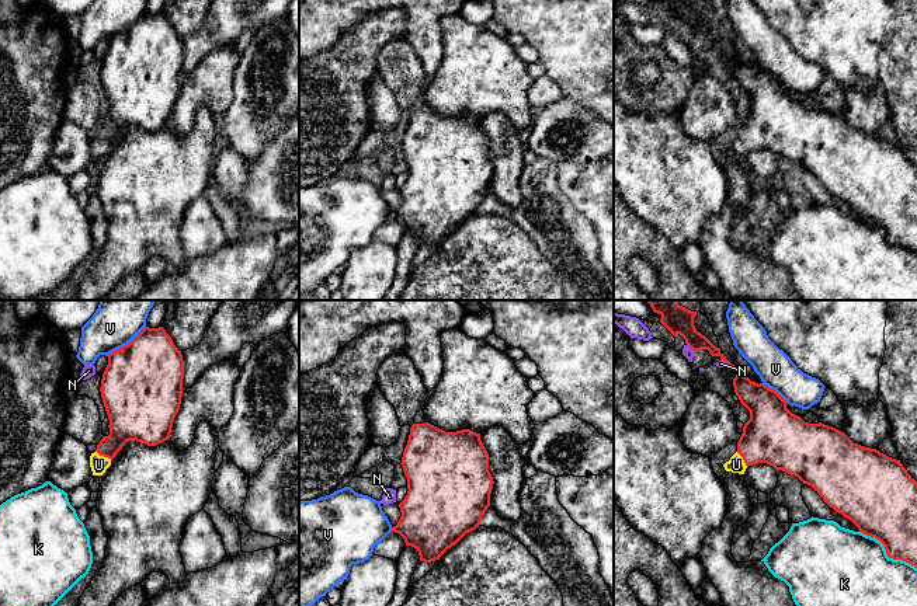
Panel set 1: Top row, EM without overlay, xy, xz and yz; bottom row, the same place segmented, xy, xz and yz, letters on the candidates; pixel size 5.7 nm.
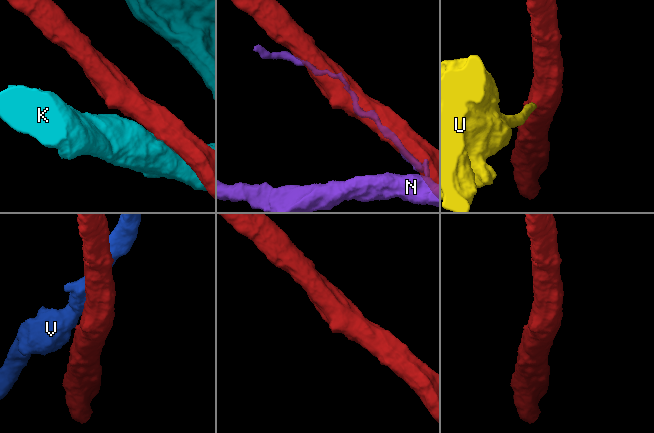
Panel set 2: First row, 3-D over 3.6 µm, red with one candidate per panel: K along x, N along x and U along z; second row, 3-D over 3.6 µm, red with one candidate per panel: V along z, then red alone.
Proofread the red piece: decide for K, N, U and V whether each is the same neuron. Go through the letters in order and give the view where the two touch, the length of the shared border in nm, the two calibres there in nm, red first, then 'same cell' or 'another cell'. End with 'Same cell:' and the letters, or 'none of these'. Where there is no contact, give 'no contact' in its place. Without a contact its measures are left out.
K: contact in yz; length 400 nm; calibres 360 and 440 nm; another cell
N: contact in yz; length 70 nm; calibres 160 and 60 nm; another cell
U: contact in xy; length 110 nm; calibres 220 and 100 nm; same cell
V: contact in xy; length 280 nm; calibres 460 and 300 nm; another cell
Same cell: U

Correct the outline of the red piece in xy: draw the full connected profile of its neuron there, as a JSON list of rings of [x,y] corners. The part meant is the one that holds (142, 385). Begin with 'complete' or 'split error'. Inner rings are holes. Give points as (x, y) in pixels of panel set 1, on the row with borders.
split error | [[[145,327],[128,345],[108,355],[100,391],[110,435],[90,456],[93,476],[103,476],[129,440],[156,446],[170,439],[183,379],[181,351],[163,327]]]

